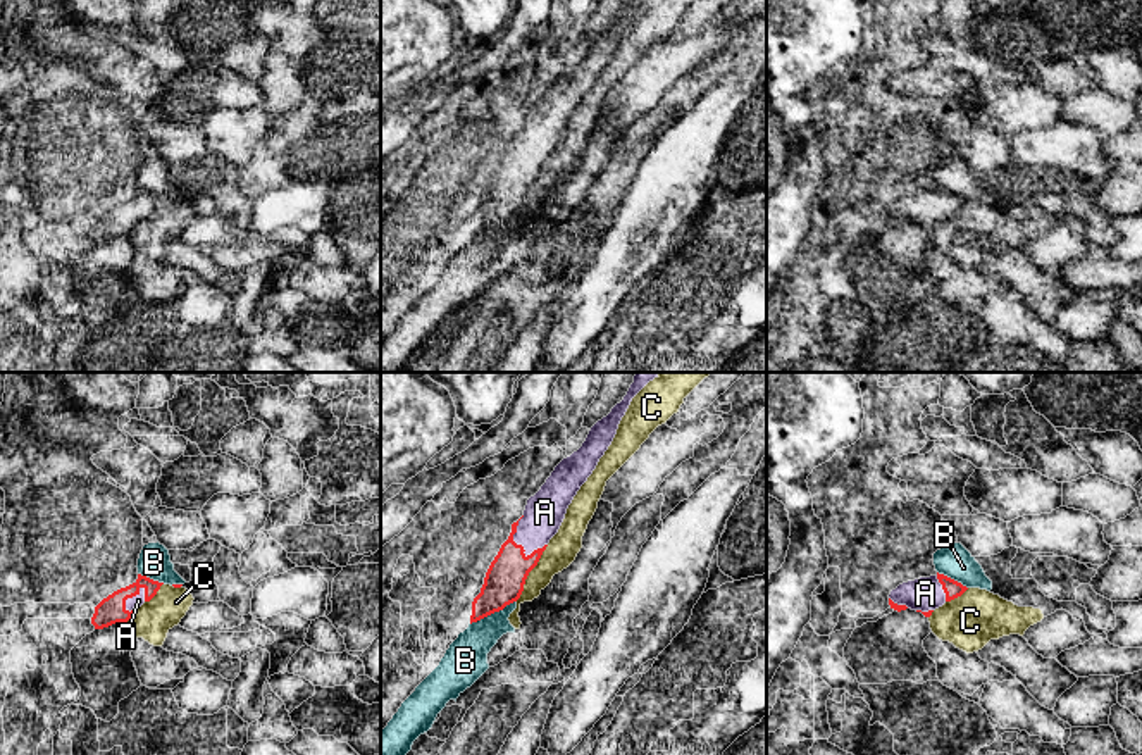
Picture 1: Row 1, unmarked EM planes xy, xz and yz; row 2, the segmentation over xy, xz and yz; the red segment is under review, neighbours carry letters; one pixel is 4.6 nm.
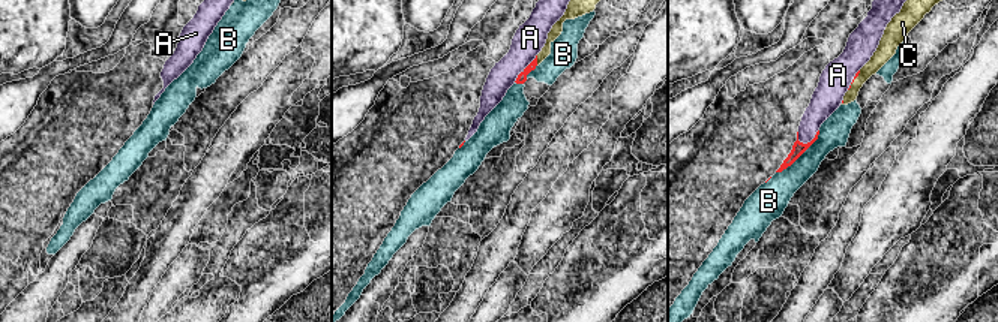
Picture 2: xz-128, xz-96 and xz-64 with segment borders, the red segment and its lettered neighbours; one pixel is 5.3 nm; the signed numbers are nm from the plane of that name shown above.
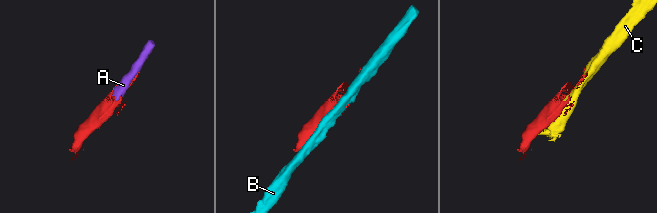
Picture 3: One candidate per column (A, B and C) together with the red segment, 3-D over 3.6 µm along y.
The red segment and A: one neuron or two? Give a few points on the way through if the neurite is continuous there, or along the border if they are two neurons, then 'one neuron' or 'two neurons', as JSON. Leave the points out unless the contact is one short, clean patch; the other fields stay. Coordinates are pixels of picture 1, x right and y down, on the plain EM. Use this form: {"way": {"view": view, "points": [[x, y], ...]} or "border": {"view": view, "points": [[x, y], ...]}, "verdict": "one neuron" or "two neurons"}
{"verdict": "one neuron"}

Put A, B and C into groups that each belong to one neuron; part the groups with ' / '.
A / B / C

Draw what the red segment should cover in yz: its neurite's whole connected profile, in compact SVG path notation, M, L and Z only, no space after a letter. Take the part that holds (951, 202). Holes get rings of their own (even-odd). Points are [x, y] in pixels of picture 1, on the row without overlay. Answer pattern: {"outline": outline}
{"outline": "M937 186L899 198L891 205L889 219L897 226L911 222L930 231L935 222L961 210L966 203L961 197Z"}

